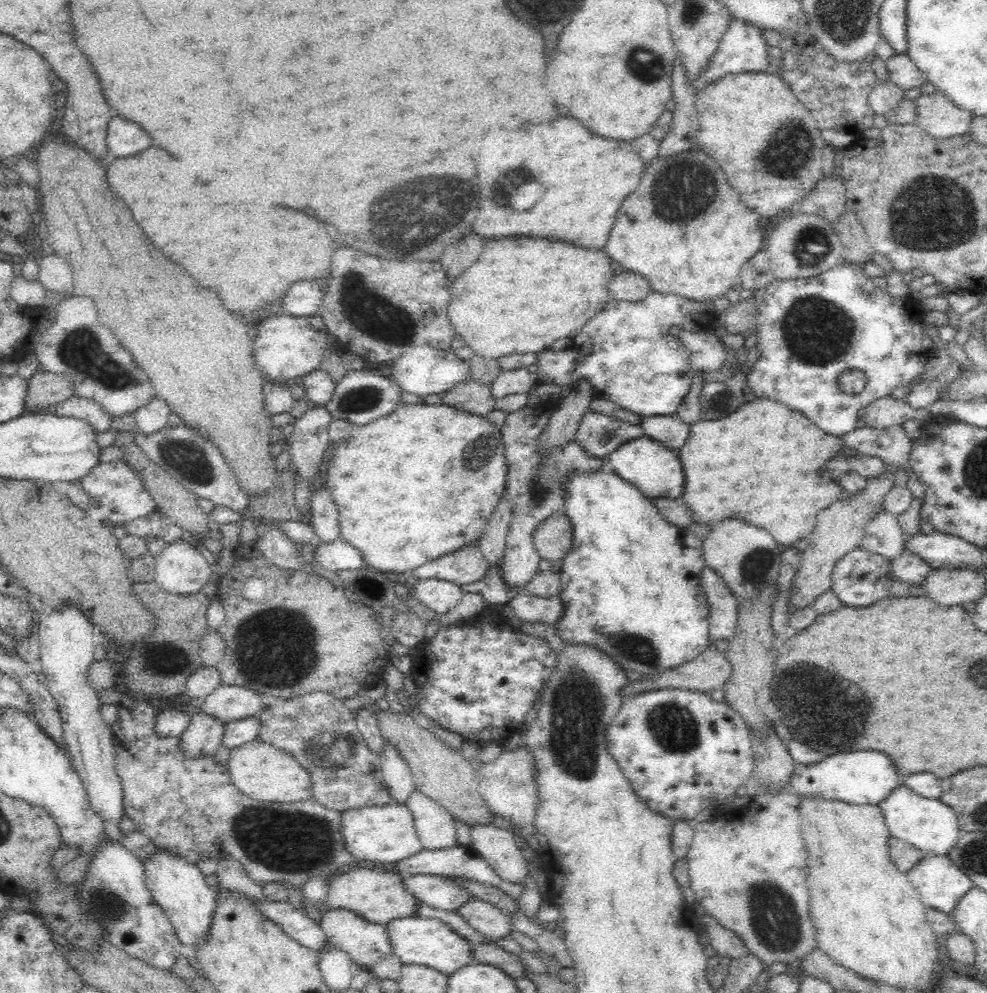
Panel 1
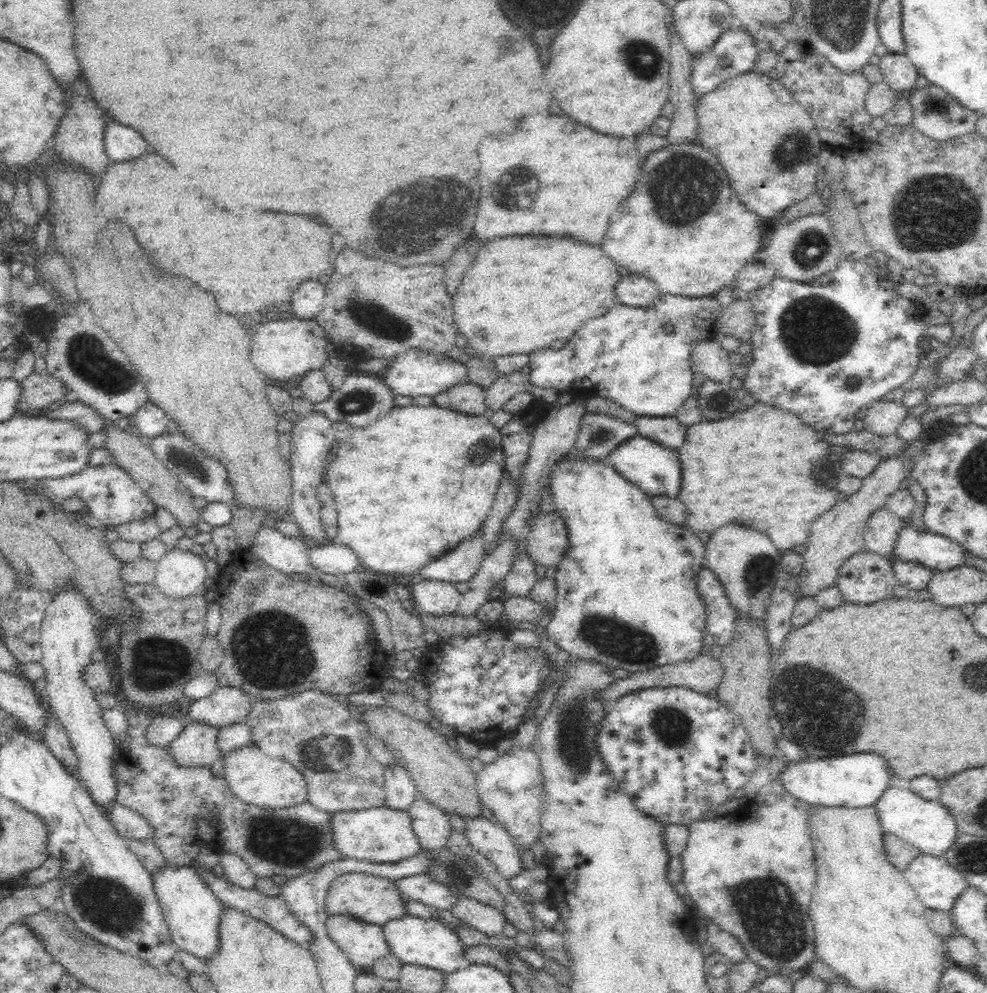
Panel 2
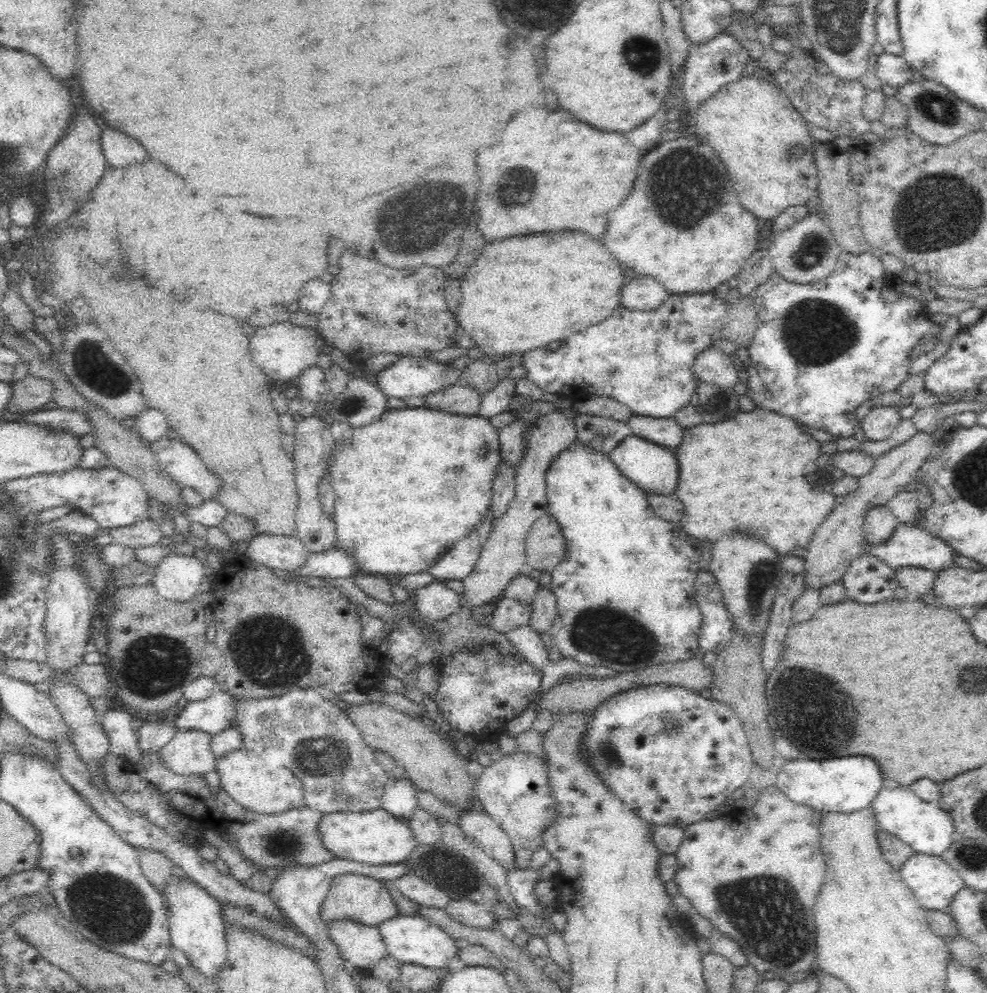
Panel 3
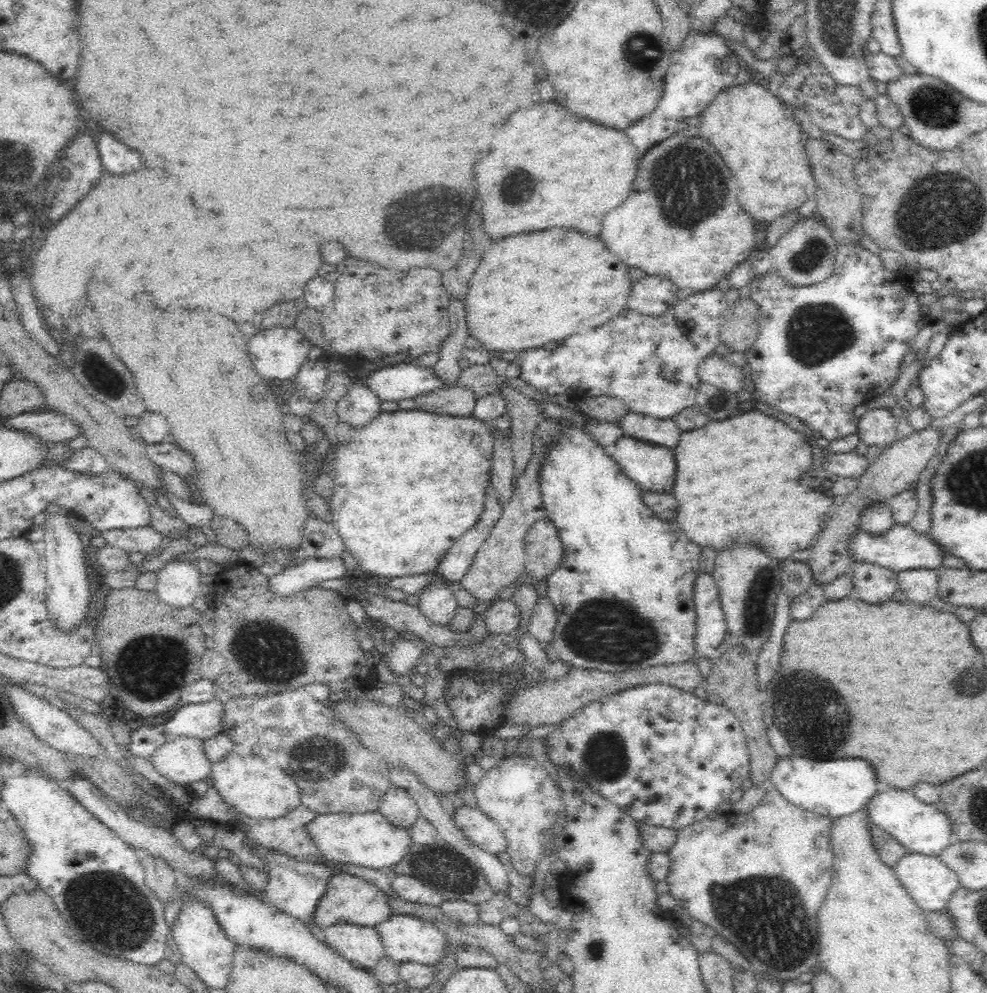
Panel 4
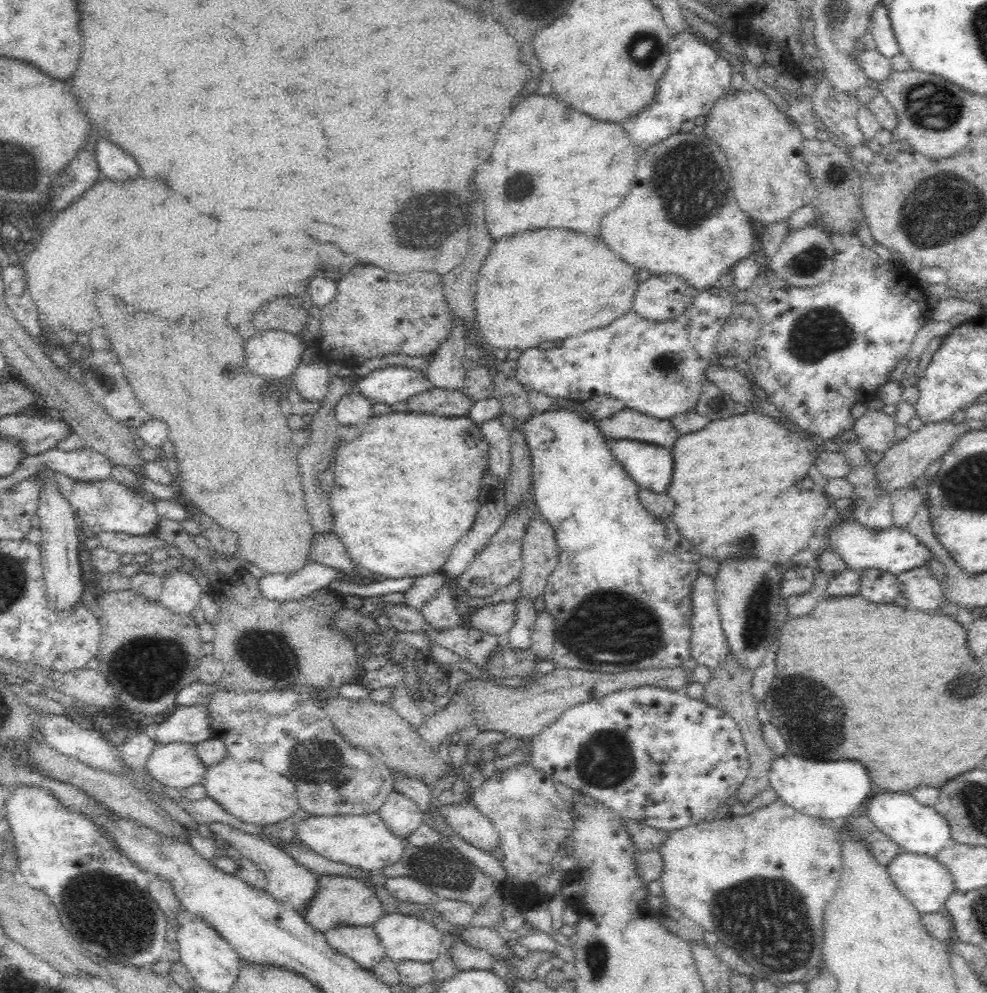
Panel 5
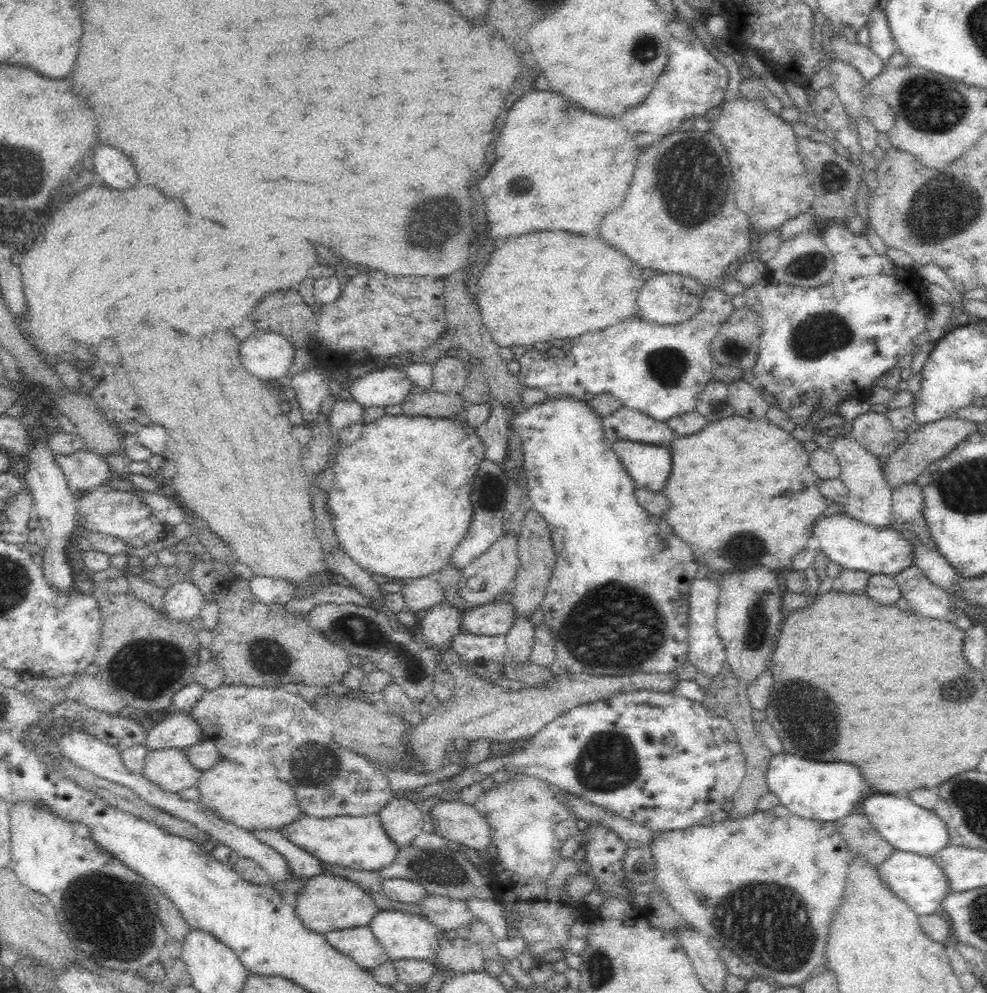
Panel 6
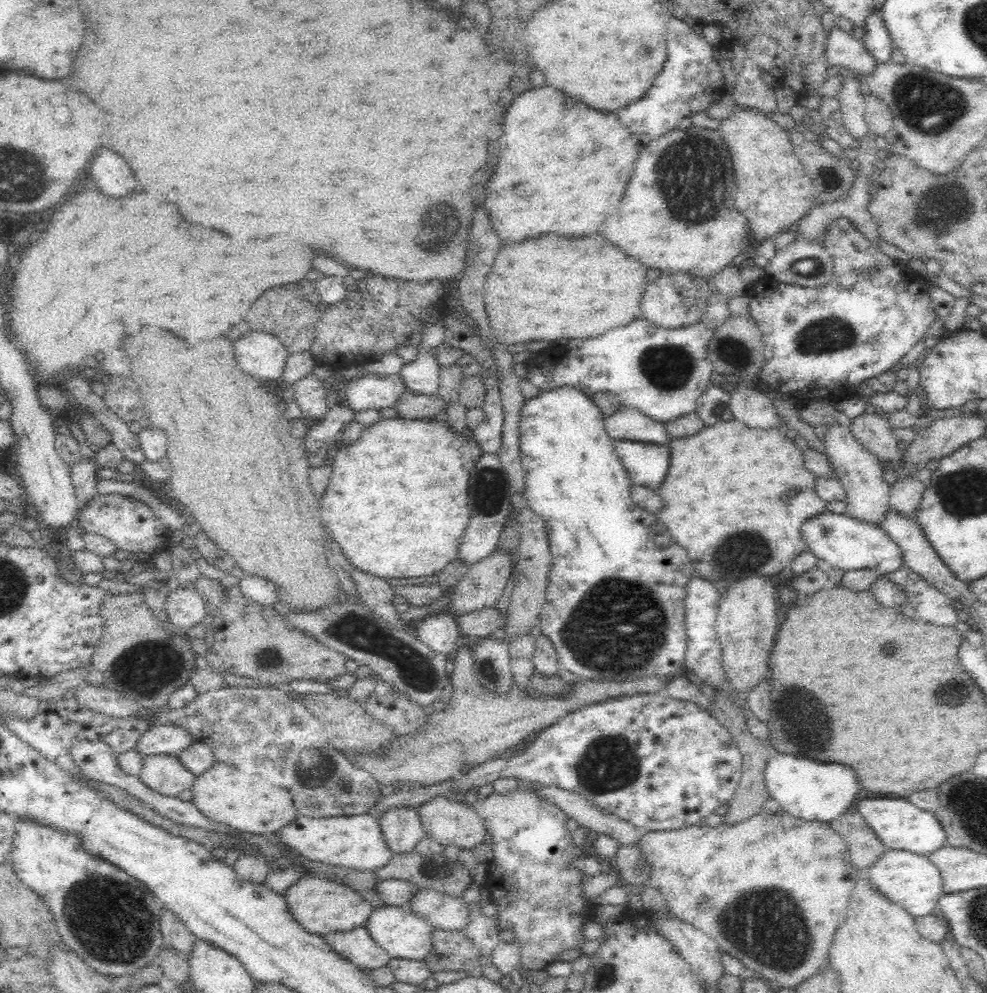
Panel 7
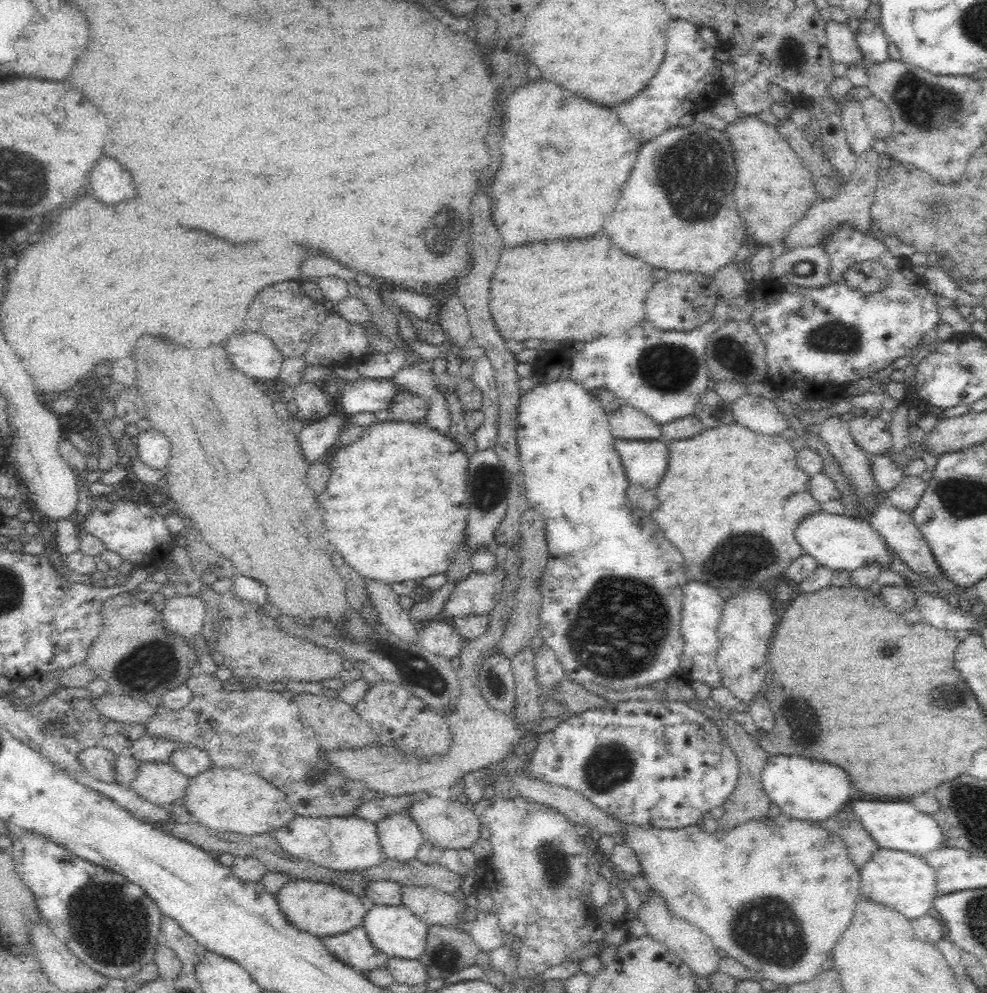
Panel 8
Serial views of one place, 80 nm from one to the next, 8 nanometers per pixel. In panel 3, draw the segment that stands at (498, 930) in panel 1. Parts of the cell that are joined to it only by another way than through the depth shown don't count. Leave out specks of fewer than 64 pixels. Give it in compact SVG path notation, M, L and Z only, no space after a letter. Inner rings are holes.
M450 898L444 910L458 922L478 928L494 928L498 919L481 903Z

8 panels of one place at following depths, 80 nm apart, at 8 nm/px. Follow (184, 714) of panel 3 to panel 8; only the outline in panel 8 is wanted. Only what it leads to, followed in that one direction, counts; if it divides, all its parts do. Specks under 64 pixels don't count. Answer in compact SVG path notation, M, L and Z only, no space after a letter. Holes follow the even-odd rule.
M143 735L132 744L128 754L140 763L168 763L172 752L175 752L180 746L182 745L179 742L171 742L170 740L161 740L154 736Z

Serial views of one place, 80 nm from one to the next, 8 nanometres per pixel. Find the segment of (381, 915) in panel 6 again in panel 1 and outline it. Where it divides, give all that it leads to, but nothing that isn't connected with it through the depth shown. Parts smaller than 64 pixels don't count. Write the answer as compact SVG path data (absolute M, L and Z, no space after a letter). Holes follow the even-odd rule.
M416 914L401 919L394 919L385 924L386 934L390 939L392 951L403 963L416 963L434 968L449 975L472 963L472 945L458 936L450 925L435 919L422 918Z

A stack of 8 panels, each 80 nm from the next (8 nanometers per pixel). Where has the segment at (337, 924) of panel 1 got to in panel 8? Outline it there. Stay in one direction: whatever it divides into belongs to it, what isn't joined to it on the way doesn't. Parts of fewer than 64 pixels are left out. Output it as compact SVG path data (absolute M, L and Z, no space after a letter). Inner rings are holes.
M362 924L339 935L321 937L326 951L357 973L384 969L389 956L370 942Z

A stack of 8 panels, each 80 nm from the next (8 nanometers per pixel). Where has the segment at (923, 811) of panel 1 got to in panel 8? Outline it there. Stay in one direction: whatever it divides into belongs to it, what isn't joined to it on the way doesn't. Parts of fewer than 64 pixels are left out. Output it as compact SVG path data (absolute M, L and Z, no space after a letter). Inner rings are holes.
M856 800L852 808L848 808L862 826L868 831L870 837L878 844L879 849L891 849L909 854L922 856L937 850L944 845L944 833L936 824L933 816L912 808L908 802L872 802L872 800Z

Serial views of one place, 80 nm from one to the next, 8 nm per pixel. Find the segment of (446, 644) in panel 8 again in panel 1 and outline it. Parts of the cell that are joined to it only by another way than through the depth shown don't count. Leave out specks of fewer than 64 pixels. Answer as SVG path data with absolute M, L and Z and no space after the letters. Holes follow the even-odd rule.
M420 579L414 583L411 591L418 602L438 615L450 612L464 593L460 585L438 579Z

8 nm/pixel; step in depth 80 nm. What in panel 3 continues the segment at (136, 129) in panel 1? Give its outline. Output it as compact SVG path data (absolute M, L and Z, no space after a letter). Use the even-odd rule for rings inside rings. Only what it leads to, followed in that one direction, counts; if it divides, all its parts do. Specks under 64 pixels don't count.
M103 127L100 144L107 168L117 169L122 166L130 166L130 164L142 162L146 158L144 148L136 140L128 138L126 134L122 134L118 130L112 130L112 128Z

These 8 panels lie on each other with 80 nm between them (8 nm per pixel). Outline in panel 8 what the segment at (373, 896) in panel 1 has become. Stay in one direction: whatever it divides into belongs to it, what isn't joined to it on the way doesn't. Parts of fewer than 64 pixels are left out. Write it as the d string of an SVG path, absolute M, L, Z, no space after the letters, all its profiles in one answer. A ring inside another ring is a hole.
M289 879L275 893L276 905L288 923L314 936L332 936L348 932L363 924L366 908L359 895L345 891L330 883L315 883L309 880Z

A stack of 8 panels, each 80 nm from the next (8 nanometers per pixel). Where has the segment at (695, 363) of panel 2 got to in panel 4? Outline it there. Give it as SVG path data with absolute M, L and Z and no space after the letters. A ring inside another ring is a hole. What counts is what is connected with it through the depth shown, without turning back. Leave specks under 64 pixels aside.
M712 353L705 358L698 370L698 376L702 383L710 384L716 388L734 393L744 390L743 380L747 372L743 368L737 368L726 362L721 355Z

